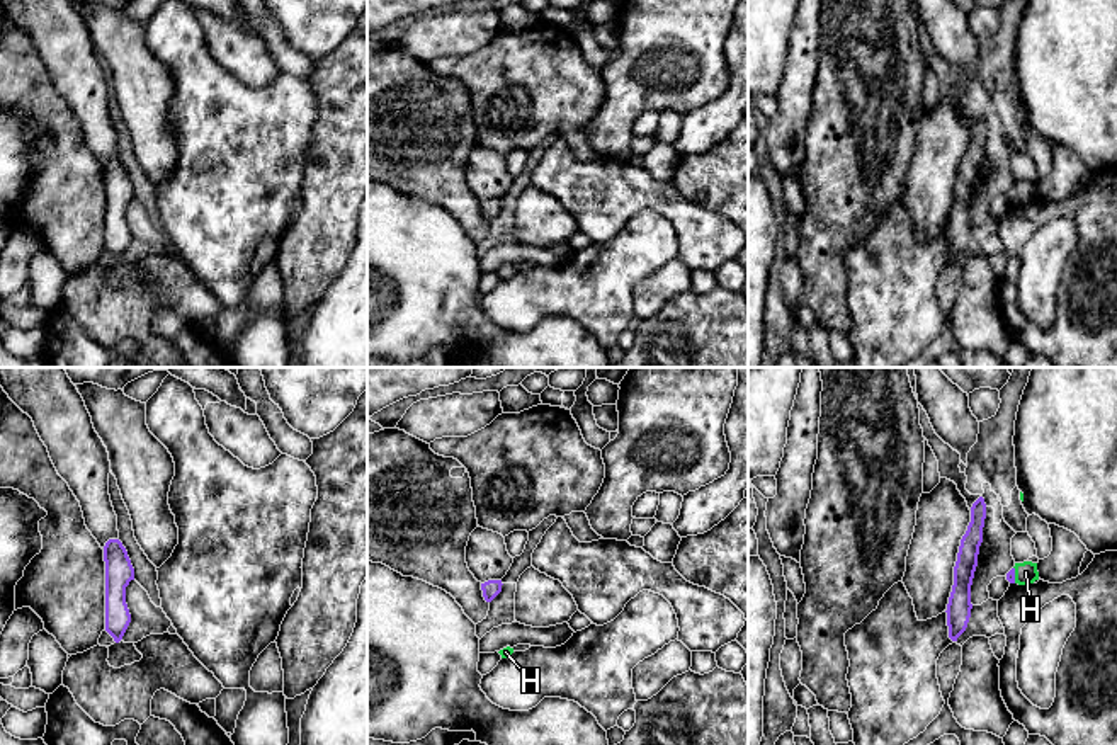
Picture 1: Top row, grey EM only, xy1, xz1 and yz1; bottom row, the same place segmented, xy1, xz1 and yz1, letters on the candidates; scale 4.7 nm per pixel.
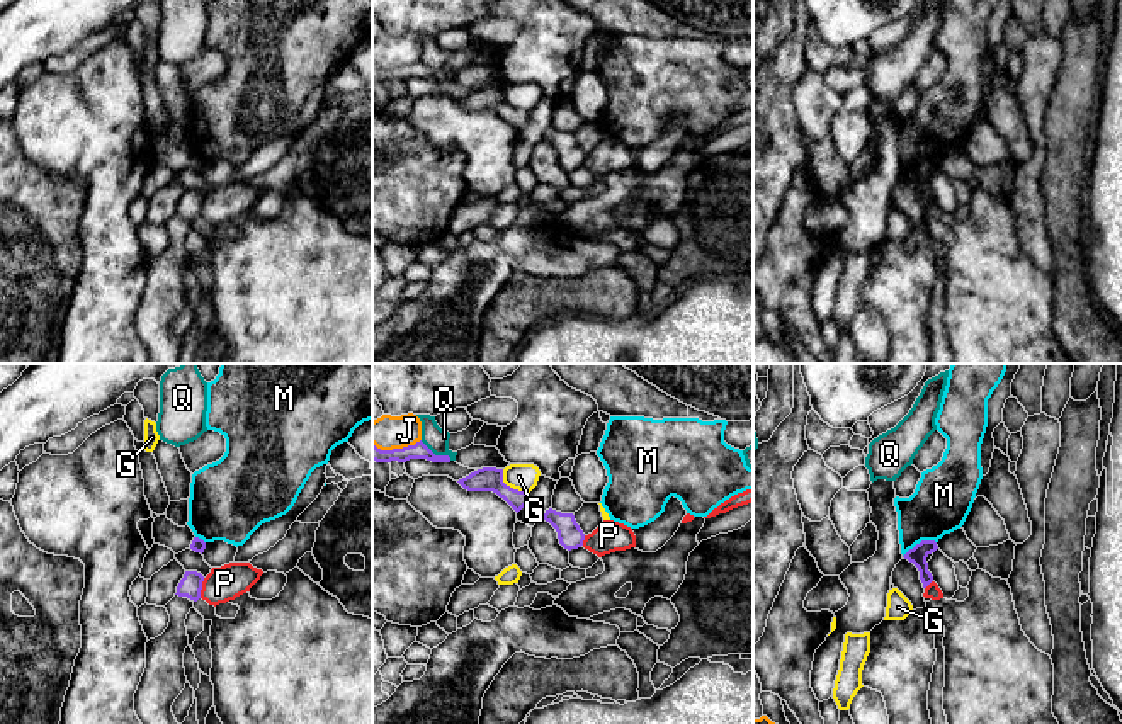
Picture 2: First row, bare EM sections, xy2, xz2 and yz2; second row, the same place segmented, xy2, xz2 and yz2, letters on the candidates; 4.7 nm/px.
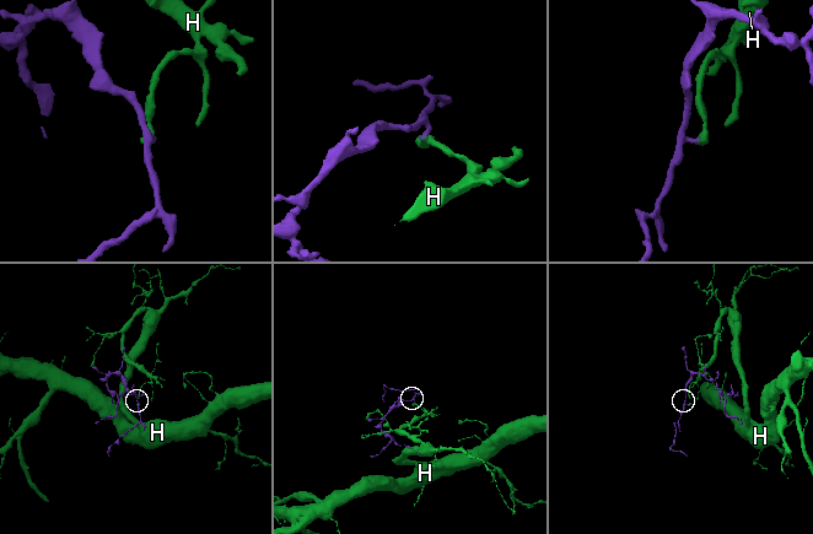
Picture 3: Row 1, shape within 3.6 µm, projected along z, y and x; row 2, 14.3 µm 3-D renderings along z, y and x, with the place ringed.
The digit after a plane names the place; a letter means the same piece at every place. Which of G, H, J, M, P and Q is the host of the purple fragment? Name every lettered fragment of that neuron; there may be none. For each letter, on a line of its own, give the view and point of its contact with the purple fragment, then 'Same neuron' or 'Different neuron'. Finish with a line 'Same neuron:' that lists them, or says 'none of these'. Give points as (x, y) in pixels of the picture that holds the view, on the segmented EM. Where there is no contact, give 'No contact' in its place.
G: Touches purple at xz2 (509, 486). Different neuron
H: Touches purple at yz1 (1014, 575). Same neuron
J: Touches purple at xz2 (396, 449). Different neuron
M: Touches purple at yz2 (920, 542). Different neuron
P: Touches purple at xy2 (201, 588). Different neuron
Q: Touches purple at xz2 (434, 454). Different neuron
Same neuron: H

